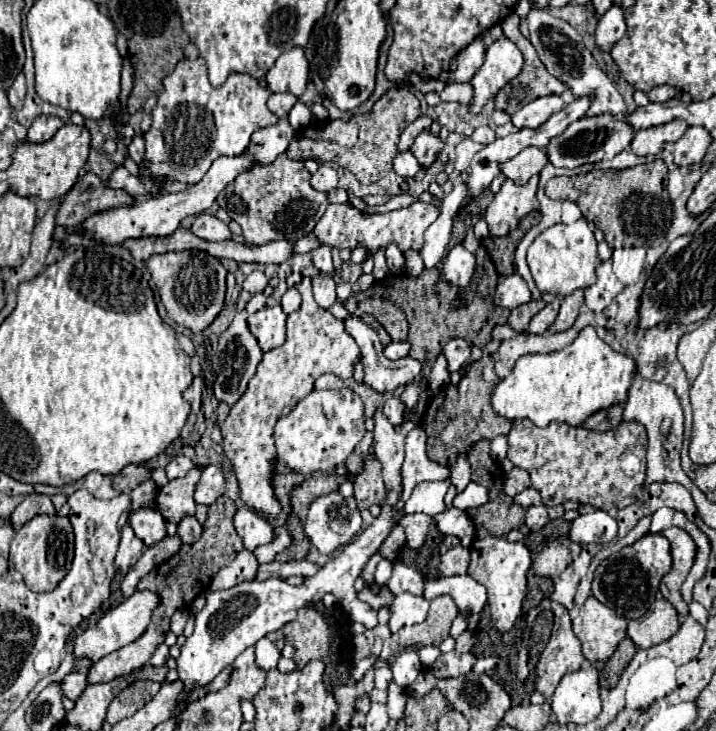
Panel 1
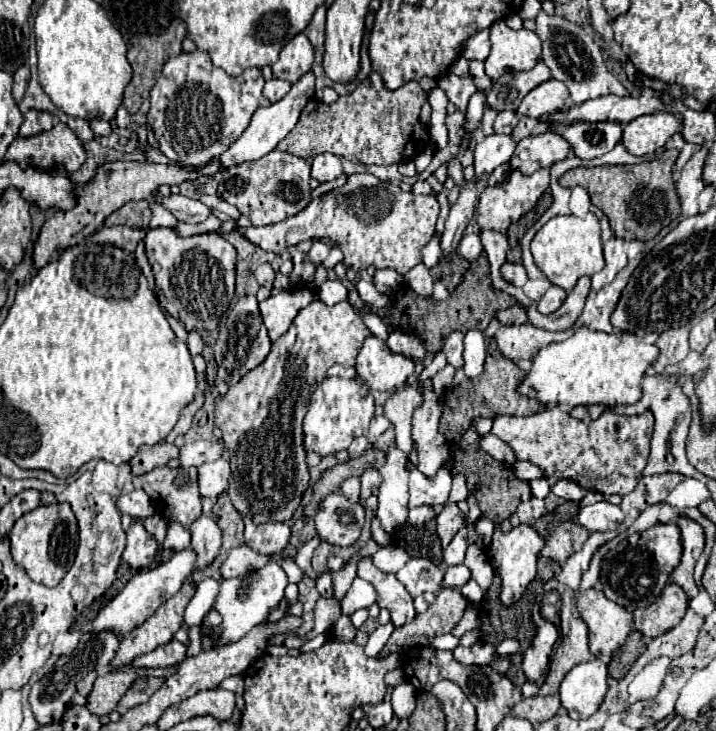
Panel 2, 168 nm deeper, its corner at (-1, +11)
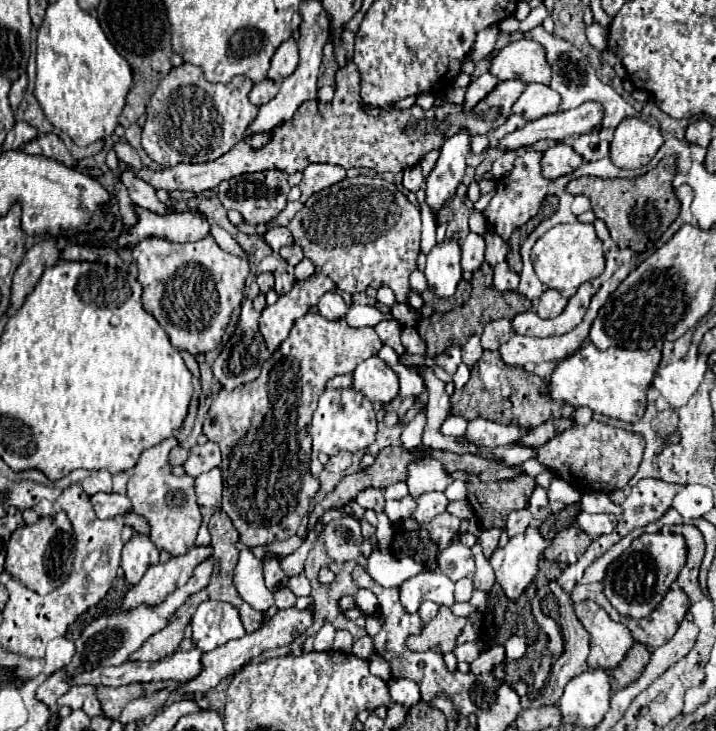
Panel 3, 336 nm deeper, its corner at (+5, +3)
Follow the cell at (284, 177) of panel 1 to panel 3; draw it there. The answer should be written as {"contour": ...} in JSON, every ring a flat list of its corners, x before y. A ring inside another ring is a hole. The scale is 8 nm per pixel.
{"contour":[[267,170,267,172,255,172,255,174,243,174,231,180,225,180,217,186,217,196,221,204,229,210,239,210,247,224,263,224,267,220,277,218,277,214,287,204,287,194,291,186,287,184,287,174,279,170]]}

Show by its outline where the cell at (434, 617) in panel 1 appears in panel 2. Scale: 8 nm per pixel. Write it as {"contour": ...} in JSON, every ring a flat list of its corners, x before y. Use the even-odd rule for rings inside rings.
{"contour":[[441,588,441,590,437,592,435,602,427,608,427,612,417,614,417,616,413,618,413,622,395,628,395,632,391,634,389,640,397,640,397,646,401,648,401,650,397,650,397,652,405,652,407,648,415,648,415,646,427,646,427,640,429,640,431,636,439,636,439,634,451,632,451,630,455,628,455,624,461,620,465,608,467,608,467,602,465,602,465,598,461,596,459,590,455,590,455,588]]}

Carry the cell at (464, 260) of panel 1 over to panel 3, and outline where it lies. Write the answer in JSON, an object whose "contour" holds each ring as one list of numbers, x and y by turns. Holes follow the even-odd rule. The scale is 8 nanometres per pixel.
{"contour":[[469,232,467,238,461,242,461,266,467,272,479,270,485,260,485,240,479,234]]}

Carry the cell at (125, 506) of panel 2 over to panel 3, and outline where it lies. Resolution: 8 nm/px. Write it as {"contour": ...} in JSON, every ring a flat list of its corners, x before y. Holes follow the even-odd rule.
{"contour":[[97,492,91,496,91,504,95,508,97,518,115,518,131,510,131,502,123,494,105,494]]}

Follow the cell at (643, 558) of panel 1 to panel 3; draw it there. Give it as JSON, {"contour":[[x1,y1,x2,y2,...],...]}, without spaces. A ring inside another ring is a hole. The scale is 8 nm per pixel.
{"contour":[[669,532,641,534,607,568,607,574,603,580,605,596,619,614,629,616,629,618,645,618,665,598,667,590,677,580,685,562,687,562,687,544,685,544,683,536,669,534]]}

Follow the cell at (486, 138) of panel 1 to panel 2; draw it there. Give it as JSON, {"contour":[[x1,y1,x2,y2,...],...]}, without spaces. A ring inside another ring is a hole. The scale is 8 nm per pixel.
{"contour":[[499,112,495,122,493,122,493,130,497,134,511,134,511,130,515,128,517,124,517,116,515,112]]}

